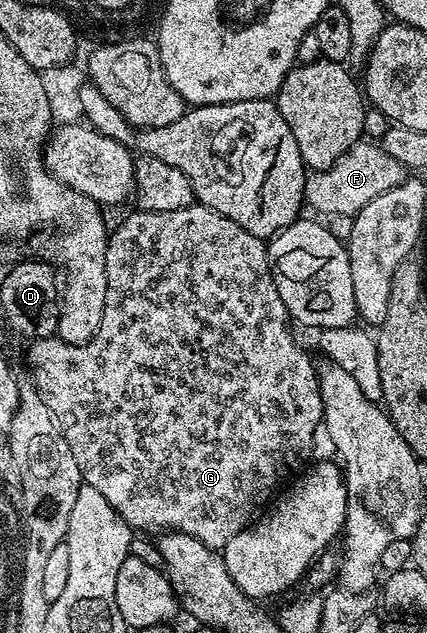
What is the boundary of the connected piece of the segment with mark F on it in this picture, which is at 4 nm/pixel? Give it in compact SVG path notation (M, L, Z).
M362 139L352 145L342 157L329 169L314 172L305 182L305 199L308 208L317 213L329 213L338 217L355 215L375 195L383 195L383 191L391 191L399 183L407 180L407 170L399 163L399 159L391 159L380 144L373 145L368 139Z

